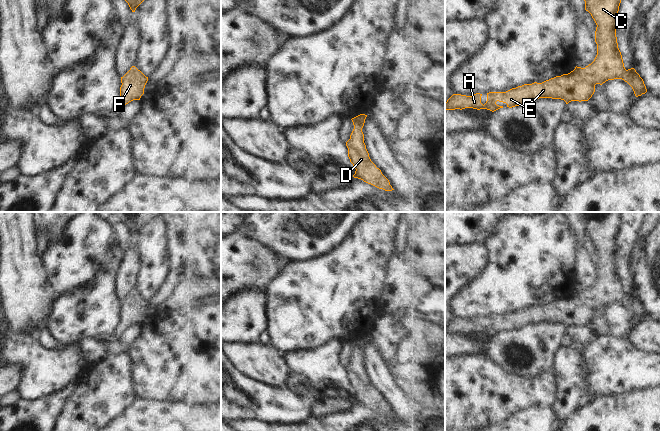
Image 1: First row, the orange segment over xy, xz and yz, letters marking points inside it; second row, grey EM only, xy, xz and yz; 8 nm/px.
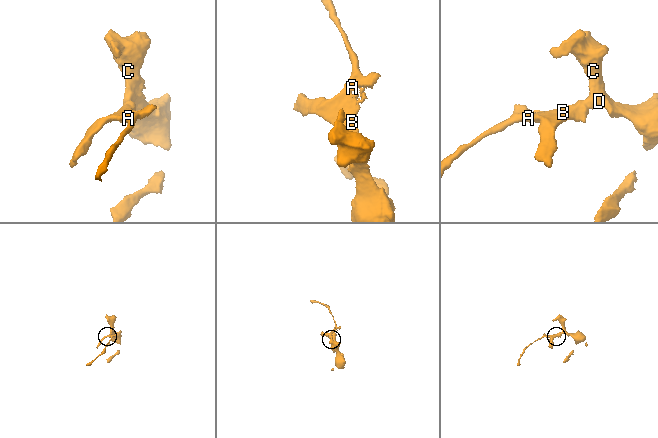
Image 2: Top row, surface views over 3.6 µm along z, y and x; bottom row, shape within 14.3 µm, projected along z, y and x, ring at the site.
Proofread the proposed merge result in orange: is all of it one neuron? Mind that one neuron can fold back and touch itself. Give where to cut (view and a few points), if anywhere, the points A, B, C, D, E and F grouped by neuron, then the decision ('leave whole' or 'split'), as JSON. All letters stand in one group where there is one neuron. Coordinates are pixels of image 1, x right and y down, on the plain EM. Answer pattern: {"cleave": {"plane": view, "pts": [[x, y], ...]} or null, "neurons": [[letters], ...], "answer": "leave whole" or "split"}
{"cleave": null, "neurons": [["A", "B", "C", "D", "E", "F"]], "answer": "leave whole"}

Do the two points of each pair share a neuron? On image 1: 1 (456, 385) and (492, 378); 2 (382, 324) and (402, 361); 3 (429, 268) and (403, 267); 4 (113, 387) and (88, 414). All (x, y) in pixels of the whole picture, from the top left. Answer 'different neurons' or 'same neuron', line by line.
1: same neuron
2: same neuron
3: different neurons
4: same neuron

